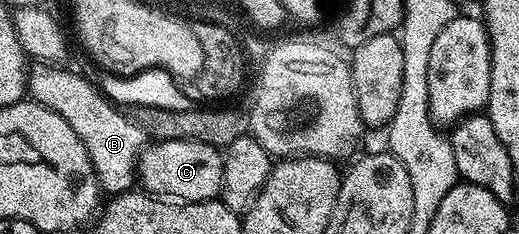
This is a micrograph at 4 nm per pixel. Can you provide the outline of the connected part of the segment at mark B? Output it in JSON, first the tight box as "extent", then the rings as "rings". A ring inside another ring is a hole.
{"extent":[27,65,146,195],"rings":[[[33,65],[27,84],[31,101],[50,108],[58,116],[62,116],[62,120],[66,120],[70,128],[74,128],[78,140],[90,156],[96,170],[96,179],[100,181],[101,191],[105,195],[127,194],[138,182],[140,153],[146,145],[144,130],[123,109],[113,105],[101,93],[95,81],[88,81],[79,72],[71,74],[66,69],[59,65]]]}

